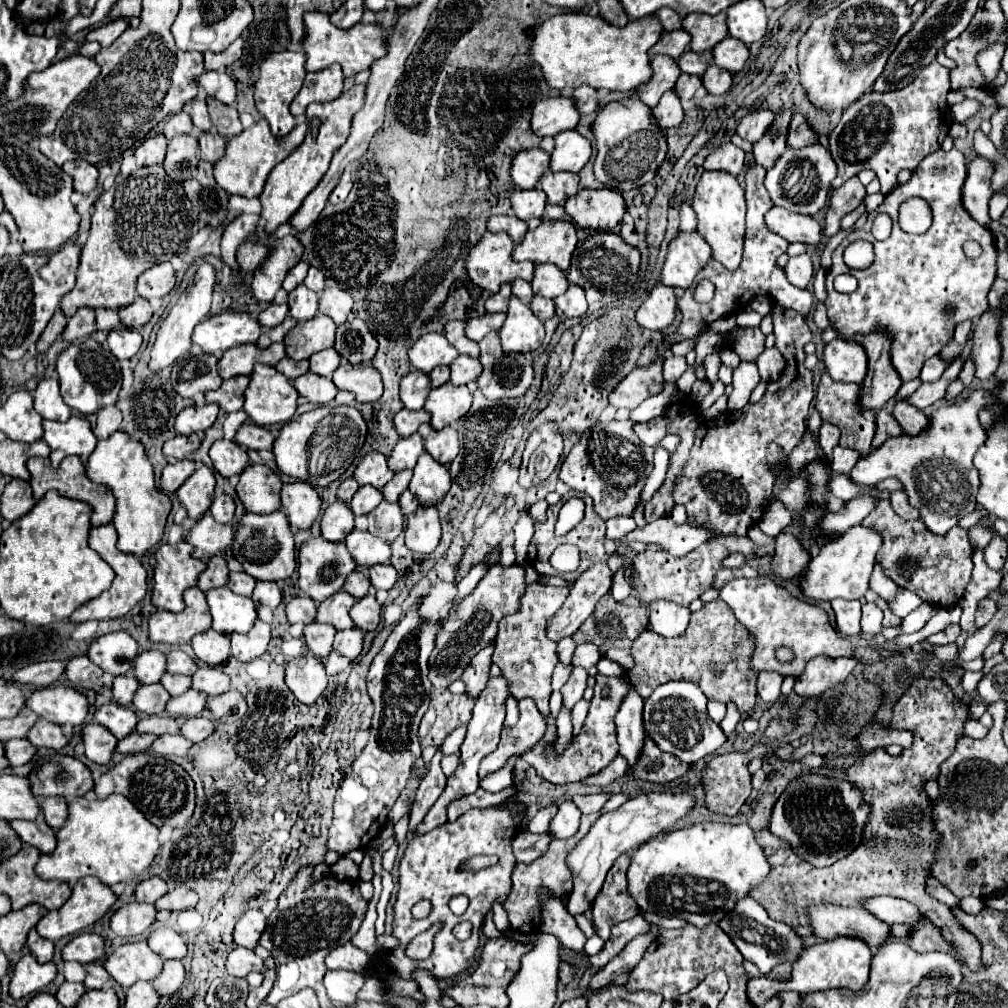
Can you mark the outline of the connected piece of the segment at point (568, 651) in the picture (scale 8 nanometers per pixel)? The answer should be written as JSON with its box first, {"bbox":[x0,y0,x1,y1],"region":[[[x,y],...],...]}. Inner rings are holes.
{"bbox":[558,636,576,664],"region":[[[568,636],[566,640],[560,640],[560,642],[558,642],[558,656],[560,656],[560,662],[570,664],[572,654],[574,654],[574,648],[576,648],[576,644],[574,644],[574,640],[572,640],[570,636]]]}

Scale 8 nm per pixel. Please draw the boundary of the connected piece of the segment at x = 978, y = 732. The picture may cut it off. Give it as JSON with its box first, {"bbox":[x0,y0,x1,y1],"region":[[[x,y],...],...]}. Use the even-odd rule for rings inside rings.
{"bbox":[964,720,988,738],"region":[[[968,720],[964,726],[964,734],[968,738],[984,738],[988,734],[988,728],[982,726],[978,720]]]}

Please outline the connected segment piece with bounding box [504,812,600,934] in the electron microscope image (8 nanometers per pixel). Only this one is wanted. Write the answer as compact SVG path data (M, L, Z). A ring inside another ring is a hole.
M588 814L588 816L582 816L582 824L580 824L580 830L572 836L572 838L566 838L566 840L552 840L550 848L534 862L530 864L516 864L514 872L512 872L512 890L510 890L510 896L506 898L504 902L504 910L508 912L508 920L510 920L510 928L514 932L524 932L524 934L532 934L540 928L540 906L538 906L538 892L540 887L548 888L554 896L558 898L568 897L573 888L573 877L570 876L570 868L566 866L566 856L570 852L570 848L576 846L576 842L584 836L584 832L590 830L590 826L594 824L594 820L598 818L600 814Z

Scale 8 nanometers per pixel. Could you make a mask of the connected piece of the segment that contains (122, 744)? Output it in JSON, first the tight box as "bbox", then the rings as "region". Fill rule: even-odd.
{"bbox":[116,732,156,754],"region":[[[132,732],[130,736],[118,740],[116,744],[116,752],[122,752],[122,754],[134,754],[134,752],[144,752],[150,748],[150,744],[154,742],[156,736],[150,736],[150,734],[140,734],[140,732]]]}

